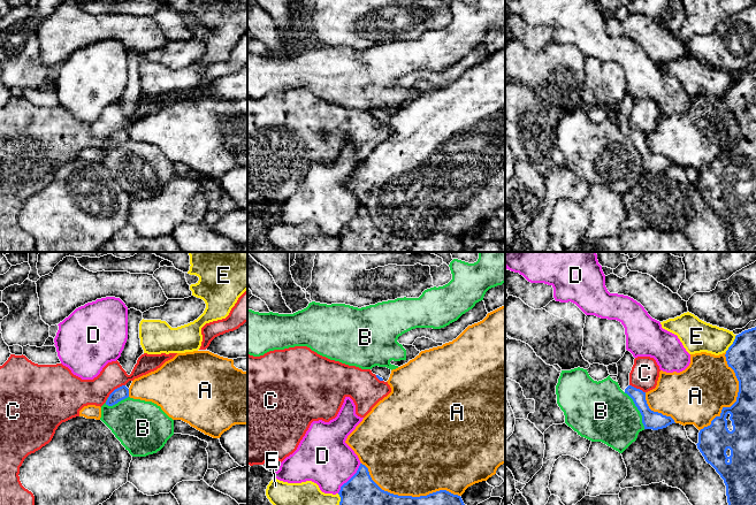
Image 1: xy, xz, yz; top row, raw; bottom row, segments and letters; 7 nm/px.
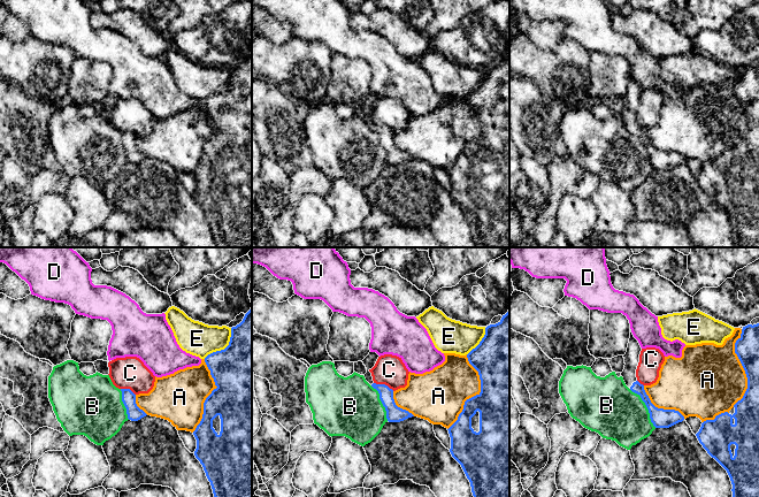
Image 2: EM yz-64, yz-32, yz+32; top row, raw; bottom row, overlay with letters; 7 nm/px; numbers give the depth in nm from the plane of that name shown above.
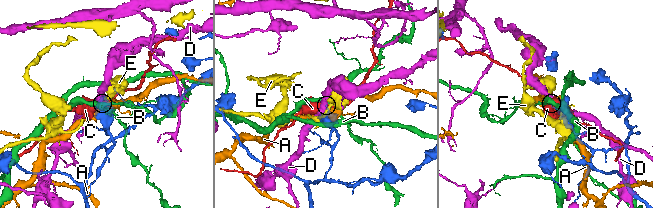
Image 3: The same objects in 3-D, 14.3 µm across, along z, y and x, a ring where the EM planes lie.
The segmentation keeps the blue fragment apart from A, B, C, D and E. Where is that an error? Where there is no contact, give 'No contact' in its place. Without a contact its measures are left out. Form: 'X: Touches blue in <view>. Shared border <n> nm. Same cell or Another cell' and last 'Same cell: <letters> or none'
A: Touches blue in xz. Shared border 750 nm. Another cell
B: Touches blue in yz. Shared border 300 nm. Another cell
C: Touches blue in xy. Shared border 160 nm. Another cell
D: Touches blue in xz. Shared border 280 nm. Another cell
E: Touches blue in yz. Shared border 150 nm. Another cell
Same cell: none

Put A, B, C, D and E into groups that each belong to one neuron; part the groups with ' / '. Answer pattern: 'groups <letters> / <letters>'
groups A / B / C / D / E

